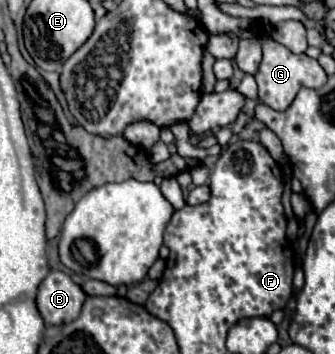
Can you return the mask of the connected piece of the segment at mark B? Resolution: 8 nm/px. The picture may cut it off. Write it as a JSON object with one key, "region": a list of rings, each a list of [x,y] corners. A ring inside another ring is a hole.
{"region":[[[52,270],[38,288],[36,304],[46,324],[66,324],[80,316],[84,300],[84,290],[68,274]]]}

